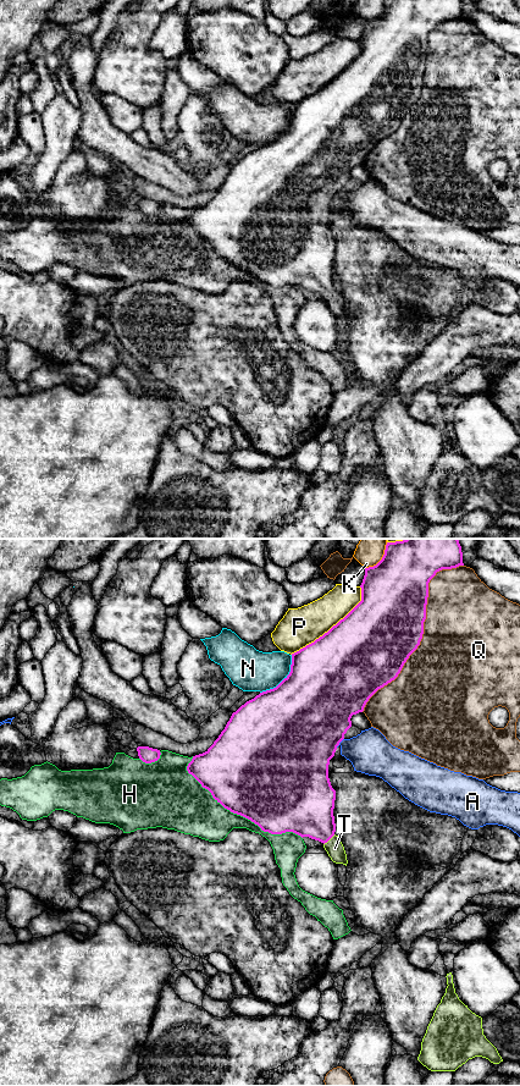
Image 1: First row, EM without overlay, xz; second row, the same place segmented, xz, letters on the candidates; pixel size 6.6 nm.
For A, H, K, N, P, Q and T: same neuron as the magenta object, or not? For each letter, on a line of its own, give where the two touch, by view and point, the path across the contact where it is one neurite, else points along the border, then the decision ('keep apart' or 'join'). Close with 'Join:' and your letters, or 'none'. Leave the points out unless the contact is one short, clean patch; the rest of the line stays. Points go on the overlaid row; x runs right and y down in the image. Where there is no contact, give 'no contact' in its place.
A: xz (339, 742) | keep apart
H: xz (237, 814) | keep apart
K: xz (382, 558) | along xz (387, 542), (383, 556), (375, 564), (365, 568) | keep apart
N: xz (285, 678) | keep apart
P: xz (332, 627) | keep apart
Q: xz (422, 632) | keep apart
T: xz (328, 839) | across xz (306, 809), (328, 839), (335, 848) | join
Join: T

